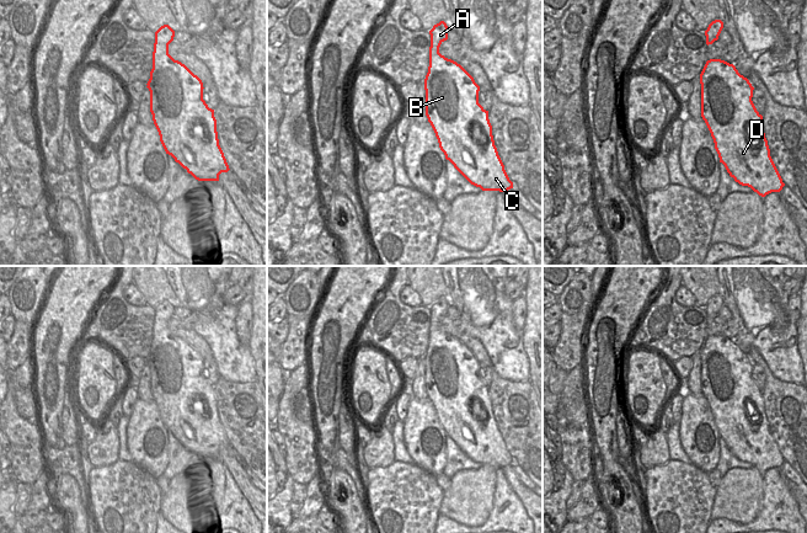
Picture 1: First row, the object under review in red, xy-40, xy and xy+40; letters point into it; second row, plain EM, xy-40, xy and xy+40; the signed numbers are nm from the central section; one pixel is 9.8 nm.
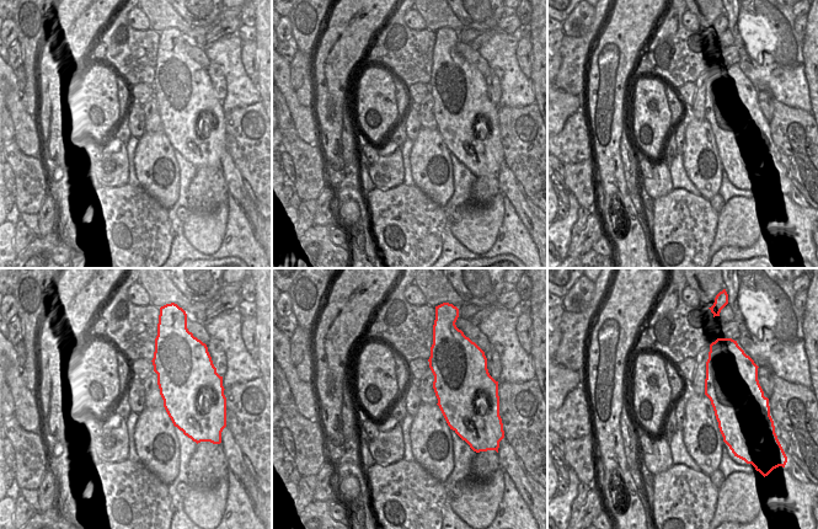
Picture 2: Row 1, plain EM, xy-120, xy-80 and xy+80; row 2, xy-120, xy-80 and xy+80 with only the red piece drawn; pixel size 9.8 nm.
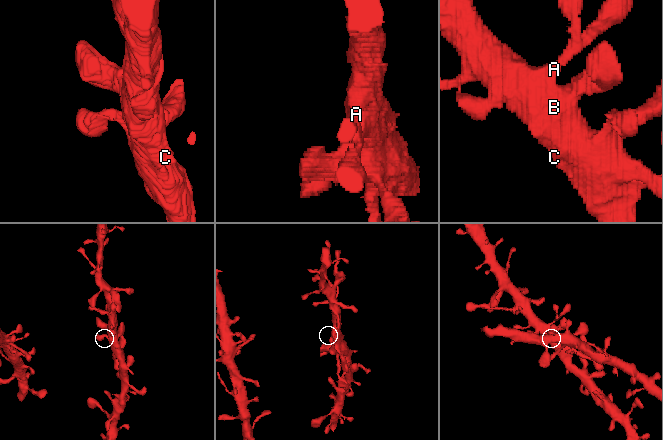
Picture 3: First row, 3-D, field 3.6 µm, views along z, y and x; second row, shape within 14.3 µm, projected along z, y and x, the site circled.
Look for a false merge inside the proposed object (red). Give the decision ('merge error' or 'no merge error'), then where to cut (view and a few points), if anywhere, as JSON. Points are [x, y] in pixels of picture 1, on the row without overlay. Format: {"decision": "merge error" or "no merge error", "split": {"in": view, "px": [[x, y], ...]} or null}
{"decision": "no merge error", "split": null}

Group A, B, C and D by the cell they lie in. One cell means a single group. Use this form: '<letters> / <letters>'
A B C D

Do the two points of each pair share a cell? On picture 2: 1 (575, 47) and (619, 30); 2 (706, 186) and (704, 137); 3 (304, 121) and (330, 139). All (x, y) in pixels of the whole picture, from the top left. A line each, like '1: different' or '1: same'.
1: different
2: same
3: different

